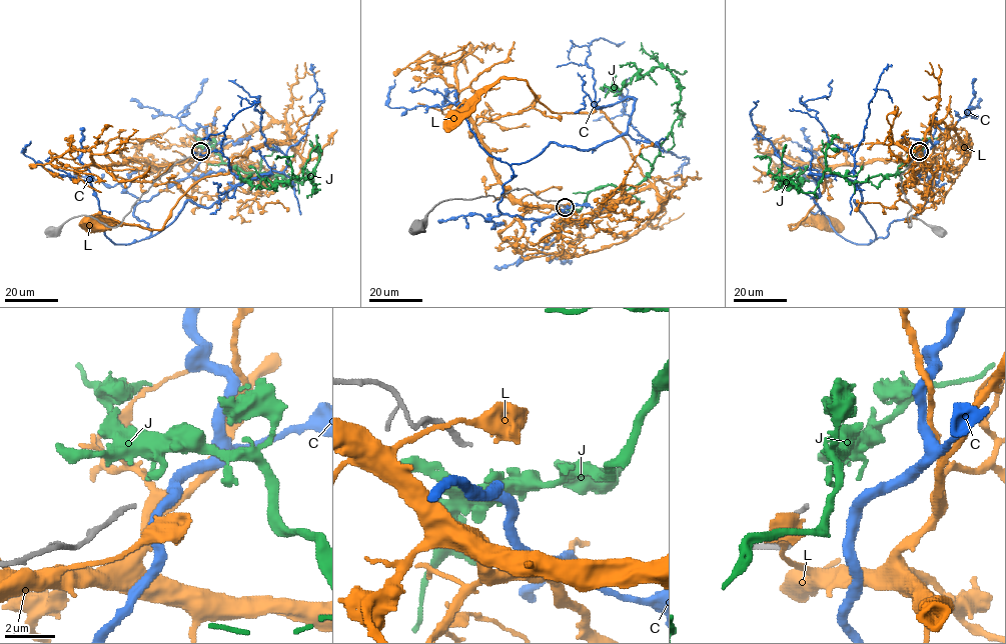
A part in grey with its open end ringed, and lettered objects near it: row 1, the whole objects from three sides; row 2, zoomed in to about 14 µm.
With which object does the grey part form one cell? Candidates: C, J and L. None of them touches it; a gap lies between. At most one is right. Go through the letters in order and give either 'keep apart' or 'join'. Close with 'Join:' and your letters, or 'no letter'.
C: keep apart
J: keep apart
L: keep apart
Join: no letter

